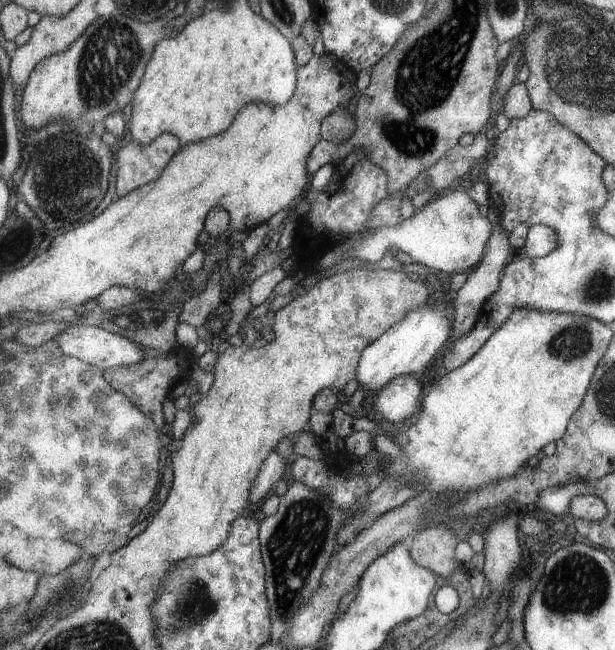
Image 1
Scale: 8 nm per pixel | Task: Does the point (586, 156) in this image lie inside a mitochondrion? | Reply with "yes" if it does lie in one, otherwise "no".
no

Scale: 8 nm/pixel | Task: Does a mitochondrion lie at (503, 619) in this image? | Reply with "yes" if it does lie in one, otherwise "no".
no

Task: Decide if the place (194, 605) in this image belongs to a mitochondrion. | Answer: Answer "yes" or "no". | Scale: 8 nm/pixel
yes

